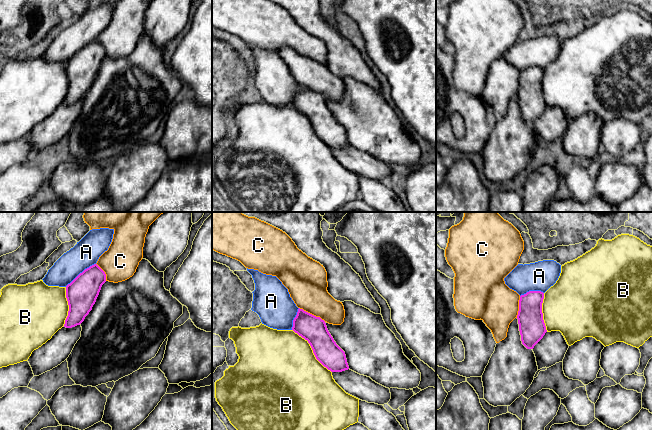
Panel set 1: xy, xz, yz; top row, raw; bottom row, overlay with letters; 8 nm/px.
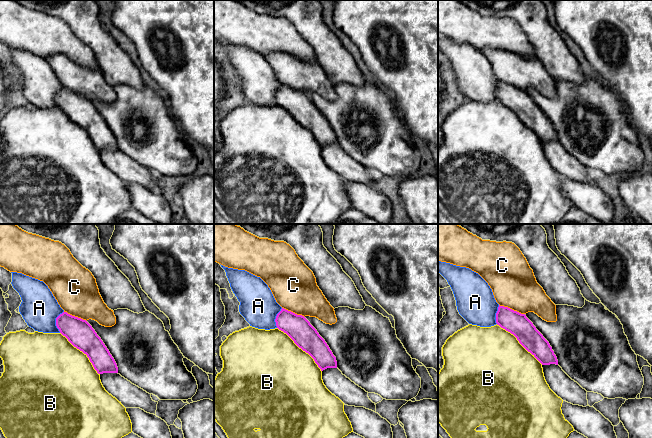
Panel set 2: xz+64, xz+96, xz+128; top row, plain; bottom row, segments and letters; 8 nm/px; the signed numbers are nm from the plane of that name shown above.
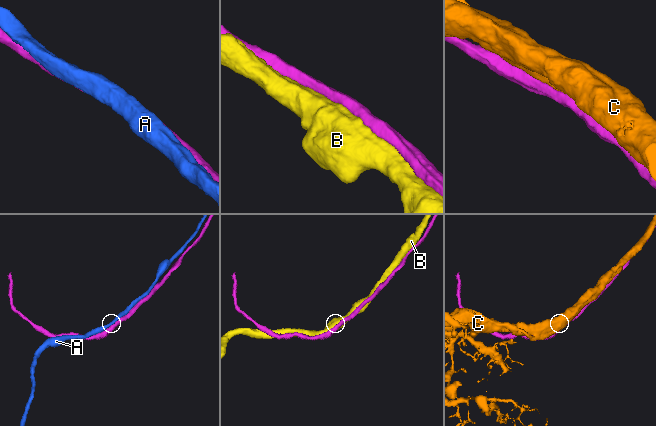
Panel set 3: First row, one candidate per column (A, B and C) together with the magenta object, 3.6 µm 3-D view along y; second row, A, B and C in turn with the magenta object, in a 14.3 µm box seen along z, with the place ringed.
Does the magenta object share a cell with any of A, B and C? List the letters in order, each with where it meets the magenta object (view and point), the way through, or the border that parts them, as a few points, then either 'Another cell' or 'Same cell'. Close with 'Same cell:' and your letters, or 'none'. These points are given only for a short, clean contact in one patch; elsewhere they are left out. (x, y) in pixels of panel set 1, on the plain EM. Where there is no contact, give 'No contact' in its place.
A: Touches magenta at xy (80, 49). Another cell
B: Touches magenta at xz (312, 125). Another cell
C: Touches magenta at xz (311, 90). Another cell
Same cell: none

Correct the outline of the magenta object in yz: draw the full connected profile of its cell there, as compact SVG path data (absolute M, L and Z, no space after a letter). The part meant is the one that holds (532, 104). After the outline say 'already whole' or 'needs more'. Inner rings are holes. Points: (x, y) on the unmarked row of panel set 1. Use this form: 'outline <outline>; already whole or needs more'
outline M529 67L520 72L517 95L521 117L527 125L533 125L547 108L542 89L543 75L541 67Z; already whole

